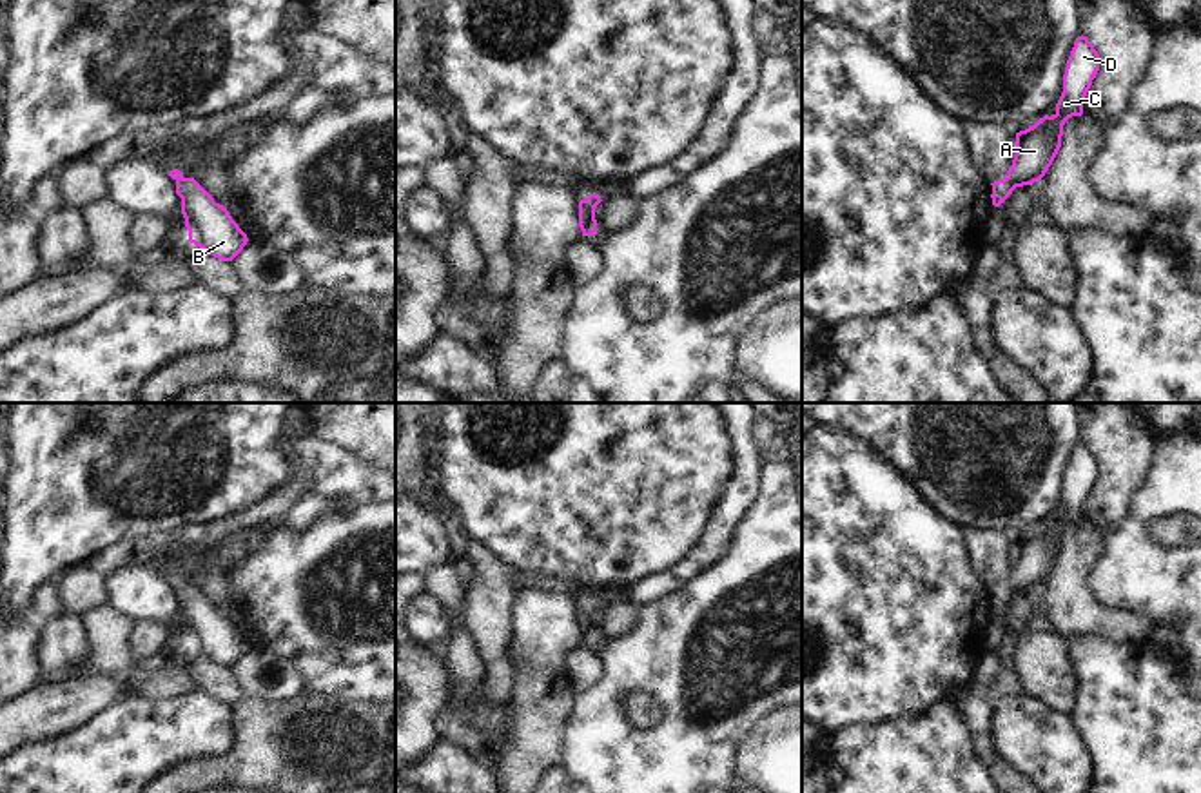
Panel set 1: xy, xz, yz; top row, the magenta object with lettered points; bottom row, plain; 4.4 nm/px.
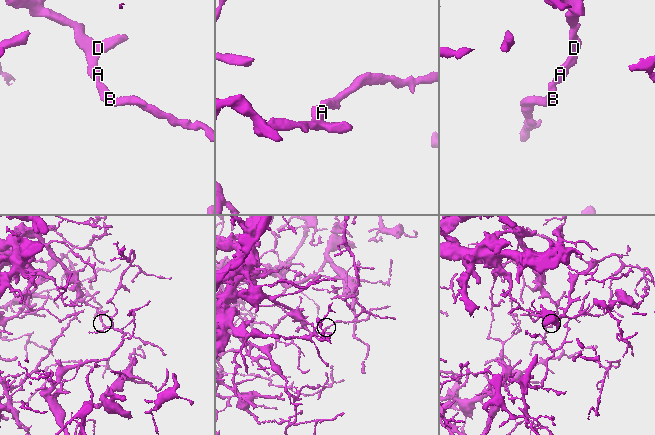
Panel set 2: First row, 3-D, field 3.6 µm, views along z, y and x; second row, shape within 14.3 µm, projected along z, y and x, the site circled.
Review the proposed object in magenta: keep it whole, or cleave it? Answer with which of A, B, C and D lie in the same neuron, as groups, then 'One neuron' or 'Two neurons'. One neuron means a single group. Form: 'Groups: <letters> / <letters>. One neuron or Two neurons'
Groups: A B C D. One neuron.

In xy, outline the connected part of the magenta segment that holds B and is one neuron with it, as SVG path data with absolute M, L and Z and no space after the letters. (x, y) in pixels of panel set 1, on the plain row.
M178 575L169 583L176 588L176 601L181 604L189 648L221 668L232 668L247 651L247 641L194 584L185 584Z

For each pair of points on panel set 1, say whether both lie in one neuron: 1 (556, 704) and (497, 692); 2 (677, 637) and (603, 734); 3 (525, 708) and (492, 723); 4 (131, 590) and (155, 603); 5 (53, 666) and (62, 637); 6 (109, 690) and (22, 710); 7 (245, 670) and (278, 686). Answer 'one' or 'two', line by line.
1: two
2: one
3: two
4: one
5: one
6: one
7: one

